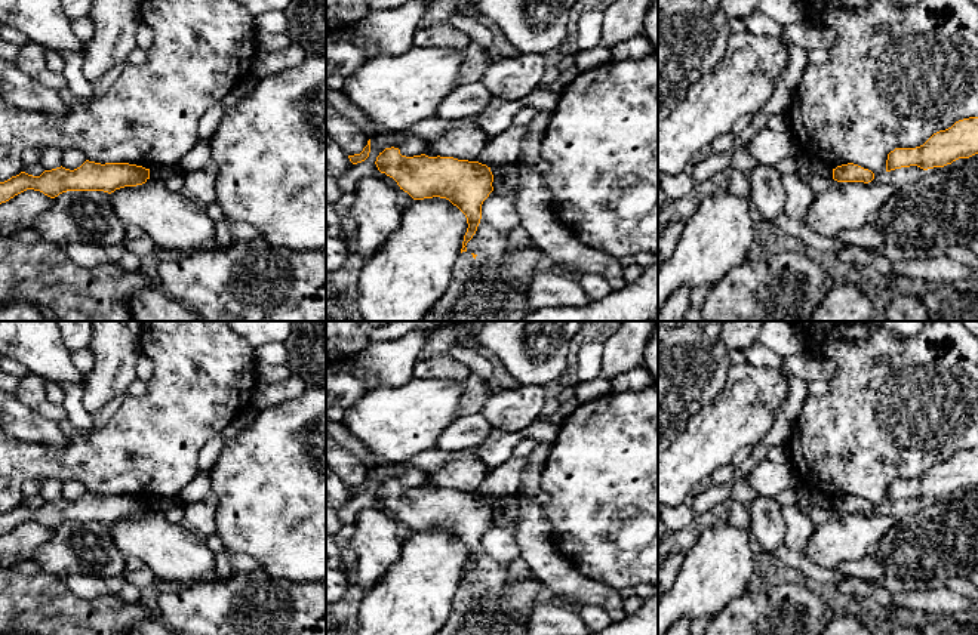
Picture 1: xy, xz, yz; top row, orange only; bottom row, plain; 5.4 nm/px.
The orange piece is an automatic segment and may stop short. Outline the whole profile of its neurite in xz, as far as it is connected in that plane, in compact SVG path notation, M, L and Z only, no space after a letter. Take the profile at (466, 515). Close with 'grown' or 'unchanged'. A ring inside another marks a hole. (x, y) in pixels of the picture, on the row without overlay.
M385 480L375 493L378 502L393 509L400 521L408 524L413 531L440 528L449 531L467 549L467 564L462 573L462 583L467 583L467 574L473 570L482 551L482 536L493 523L493 506L490 499L479 493L458 491L453 488L428 488L425 486L406 488L399 480Z; unchanged

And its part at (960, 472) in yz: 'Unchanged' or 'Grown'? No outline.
Unchanged

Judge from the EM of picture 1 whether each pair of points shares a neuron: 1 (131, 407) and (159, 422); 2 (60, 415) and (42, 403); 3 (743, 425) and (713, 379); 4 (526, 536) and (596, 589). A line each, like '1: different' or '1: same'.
1: same
2: same
3: different
4: same

